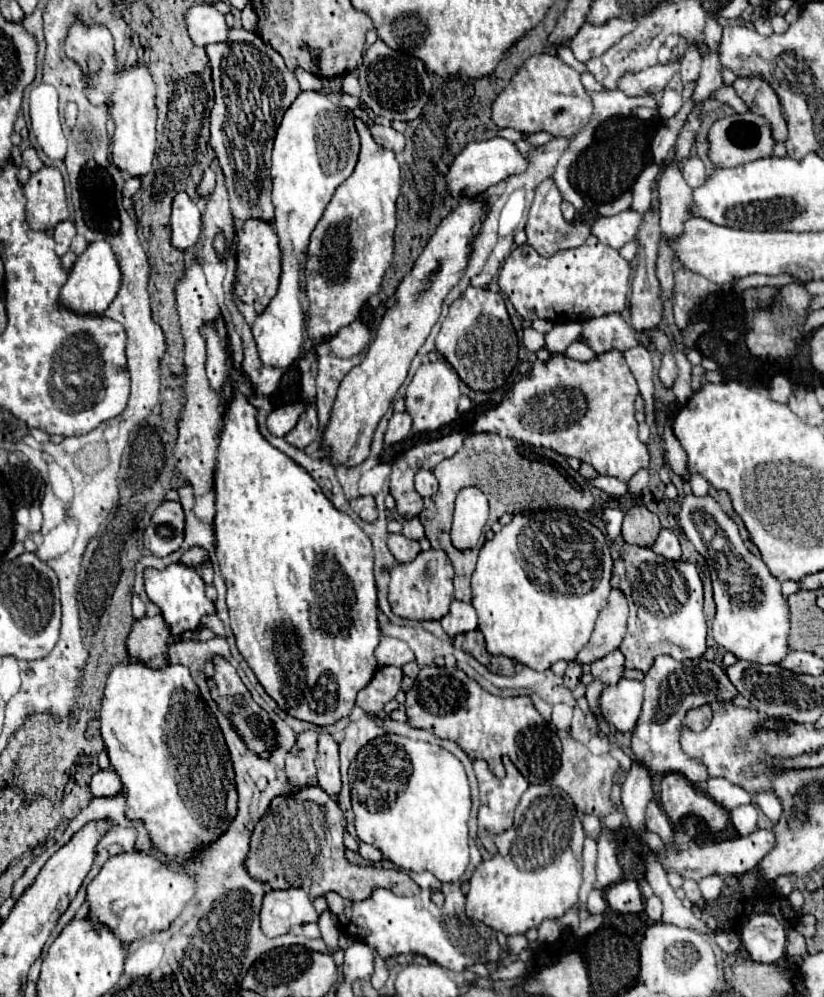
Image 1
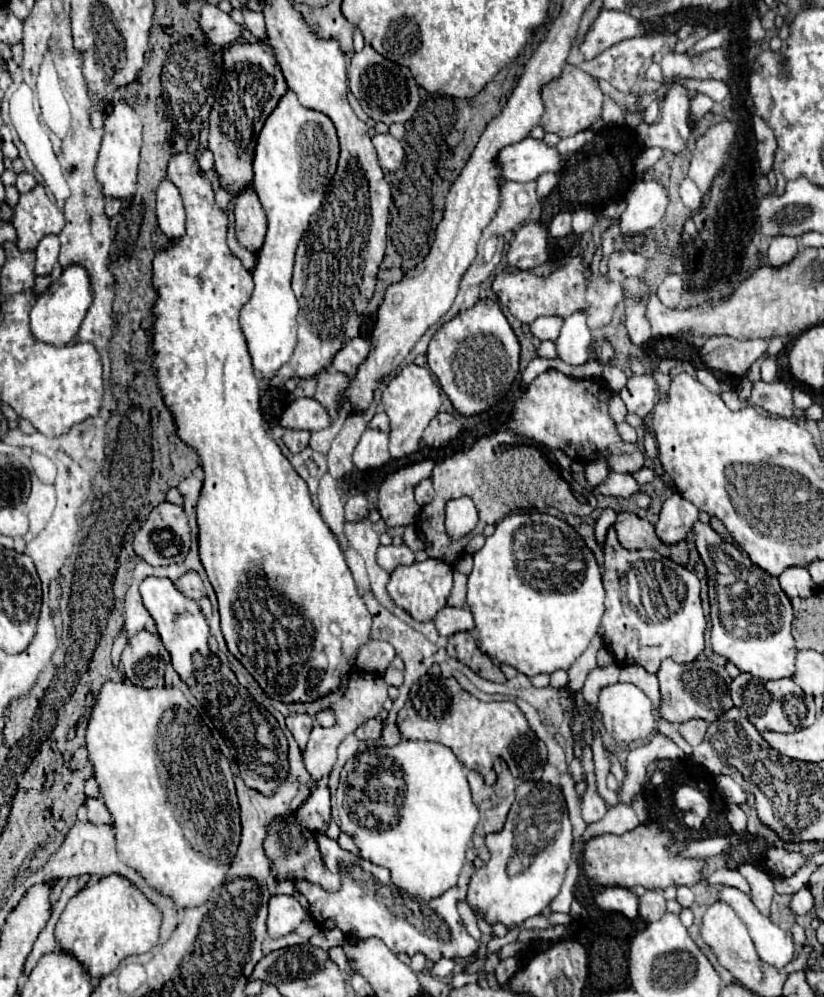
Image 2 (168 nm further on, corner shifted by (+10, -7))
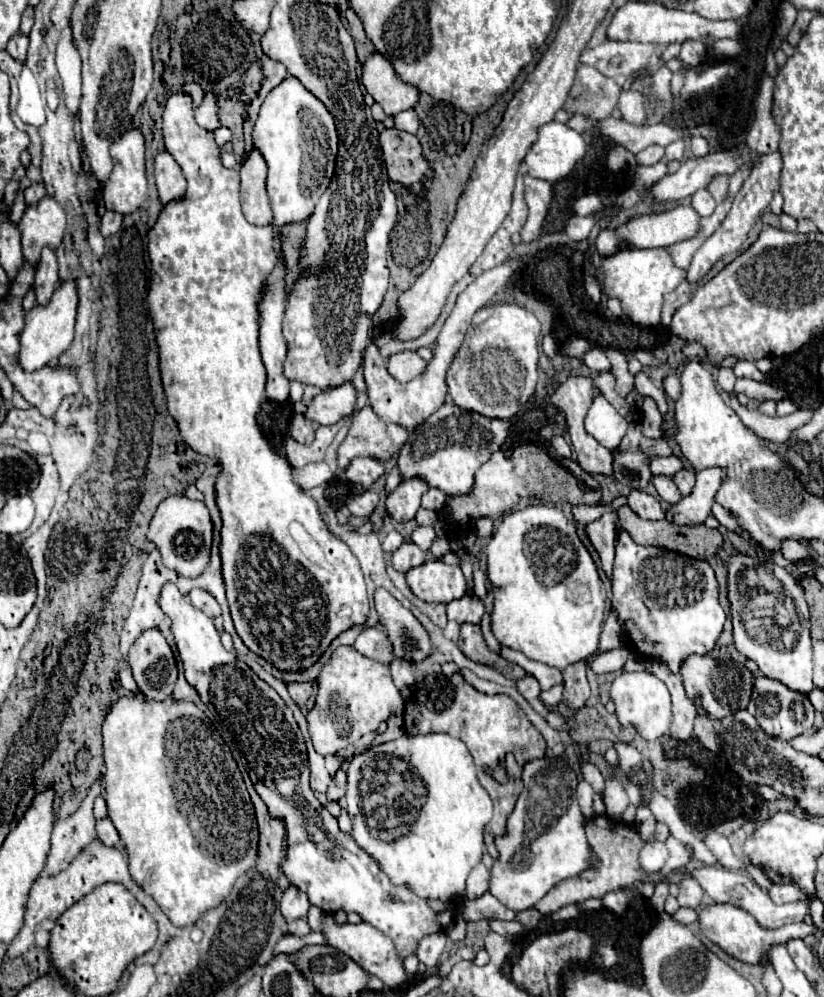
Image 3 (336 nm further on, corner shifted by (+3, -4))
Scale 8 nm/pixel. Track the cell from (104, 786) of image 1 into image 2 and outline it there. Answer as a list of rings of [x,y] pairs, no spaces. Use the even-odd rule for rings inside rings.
[[[86,797],[86,809],[92,823],[110,823],[110,811],[100,797]]]

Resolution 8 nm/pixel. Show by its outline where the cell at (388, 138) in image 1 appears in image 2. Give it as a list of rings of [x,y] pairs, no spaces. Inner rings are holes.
[[[374,135],[372,137],[372,143],[374,143],[374,149],[380,157],[380,165],[384,171],[396,171],[404,159],[404,149],[400,145],[398,139],[394,139],[392,135]]]

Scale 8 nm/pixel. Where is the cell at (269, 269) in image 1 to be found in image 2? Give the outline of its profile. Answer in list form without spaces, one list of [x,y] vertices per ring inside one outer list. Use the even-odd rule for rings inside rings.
[[[246,189],[242,191],[242,195],[238,195],[234,215],[238,243],[250,253],[258,253],[266,237],[266,215],[258,197],[254,195],[254,189]]]

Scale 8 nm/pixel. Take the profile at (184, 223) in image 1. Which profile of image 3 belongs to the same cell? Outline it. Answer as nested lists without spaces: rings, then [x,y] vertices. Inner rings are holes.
[[[163,150],[155,156],[155,178],[157,178],[157,190],[163,204],[171,200],[179,200],[185,194],[187,182],[183,178],[183,172],[175,158]]]

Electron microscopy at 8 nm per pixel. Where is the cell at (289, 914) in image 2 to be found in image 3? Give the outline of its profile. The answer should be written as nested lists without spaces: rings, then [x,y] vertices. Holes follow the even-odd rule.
[[[289,886],[281,898],[281,912],[287,920],[297,920],[309,910],[309,898],[297,886]]]

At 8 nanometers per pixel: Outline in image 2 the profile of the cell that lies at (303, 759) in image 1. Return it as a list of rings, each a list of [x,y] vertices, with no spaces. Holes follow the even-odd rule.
[[[292,715],[292,717],[286,717],[286,725],[290,729],[290,733],[294,735],[300,751],[304,753],[306,749],[306,743],[308,743],[308,737],[310,737],[310,731],[312,731],[312,719],[308,715]]]

